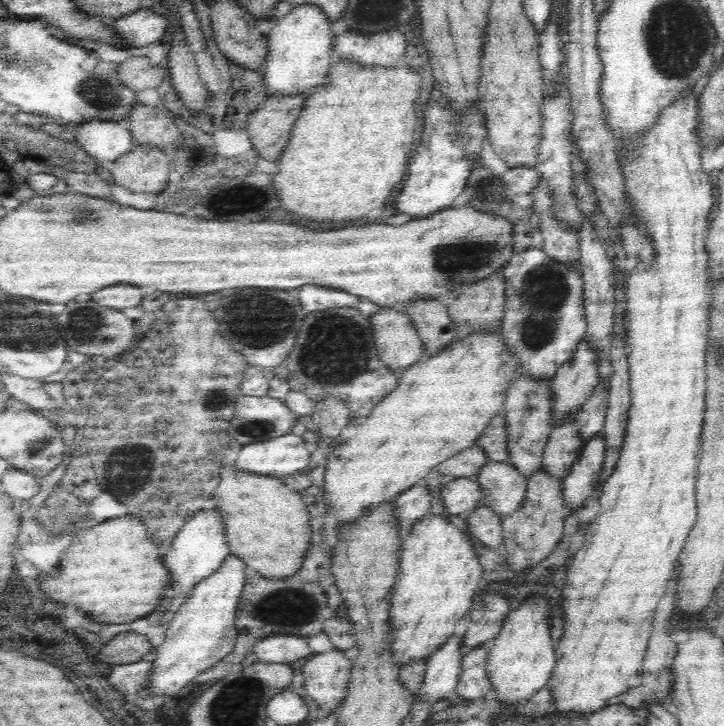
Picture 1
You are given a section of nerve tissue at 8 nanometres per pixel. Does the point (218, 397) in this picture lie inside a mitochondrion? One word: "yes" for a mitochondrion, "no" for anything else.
yes

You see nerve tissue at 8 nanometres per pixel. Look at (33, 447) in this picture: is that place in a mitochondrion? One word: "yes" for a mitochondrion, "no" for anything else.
yes

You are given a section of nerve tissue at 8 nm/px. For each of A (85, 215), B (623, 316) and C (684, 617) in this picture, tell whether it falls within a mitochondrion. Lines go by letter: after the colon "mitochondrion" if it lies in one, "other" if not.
A: mitochondrion
B: other
C: other

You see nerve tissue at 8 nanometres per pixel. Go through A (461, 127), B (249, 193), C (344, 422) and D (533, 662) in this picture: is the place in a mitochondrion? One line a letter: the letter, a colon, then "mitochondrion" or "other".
A: mitochondrion
B: mitochondrion
C: other
D: other

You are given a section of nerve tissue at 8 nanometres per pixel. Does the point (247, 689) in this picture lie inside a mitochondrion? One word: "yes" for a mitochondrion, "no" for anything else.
yes

